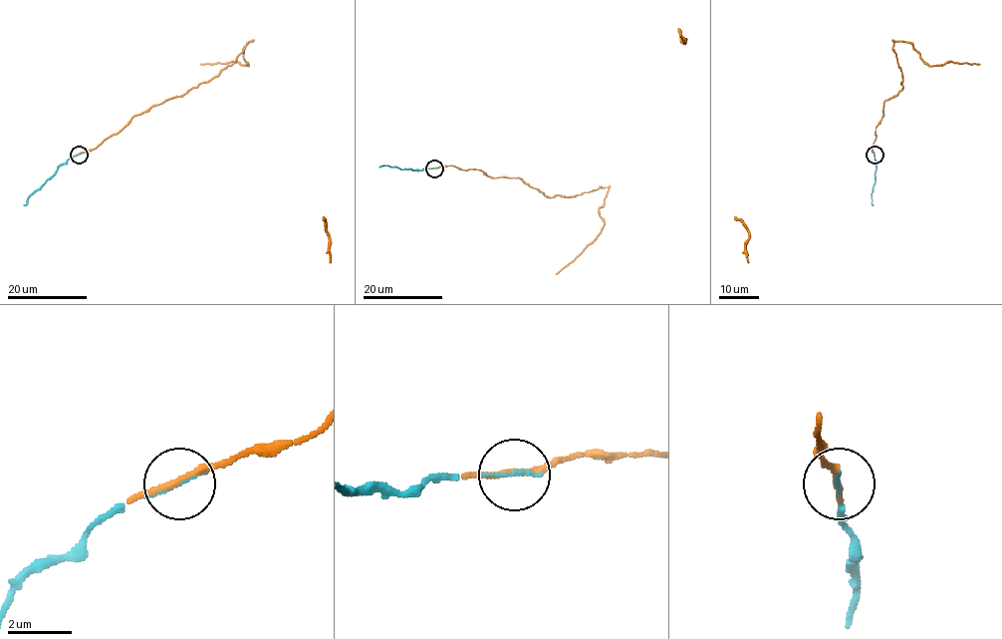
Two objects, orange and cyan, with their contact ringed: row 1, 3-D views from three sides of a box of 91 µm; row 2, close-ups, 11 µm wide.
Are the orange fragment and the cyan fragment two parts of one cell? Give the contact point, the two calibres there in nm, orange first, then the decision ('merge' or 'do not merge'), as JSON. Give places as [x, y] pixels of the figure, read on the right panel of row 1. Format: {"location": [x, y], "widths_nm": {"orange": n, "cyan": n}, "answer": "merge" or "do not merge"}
{"location": [875, 155], "widths_nm": {"orange": 190, "cyan": 100}, "answer": "merge"}

